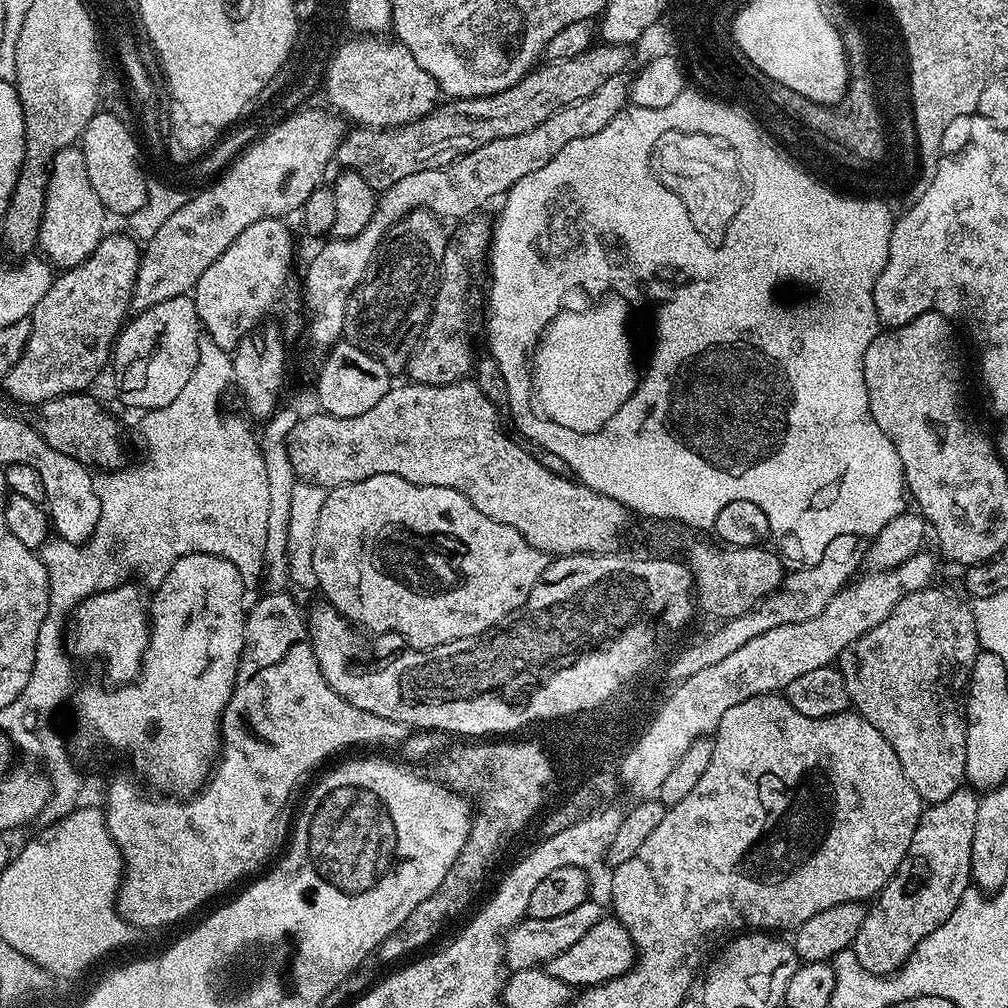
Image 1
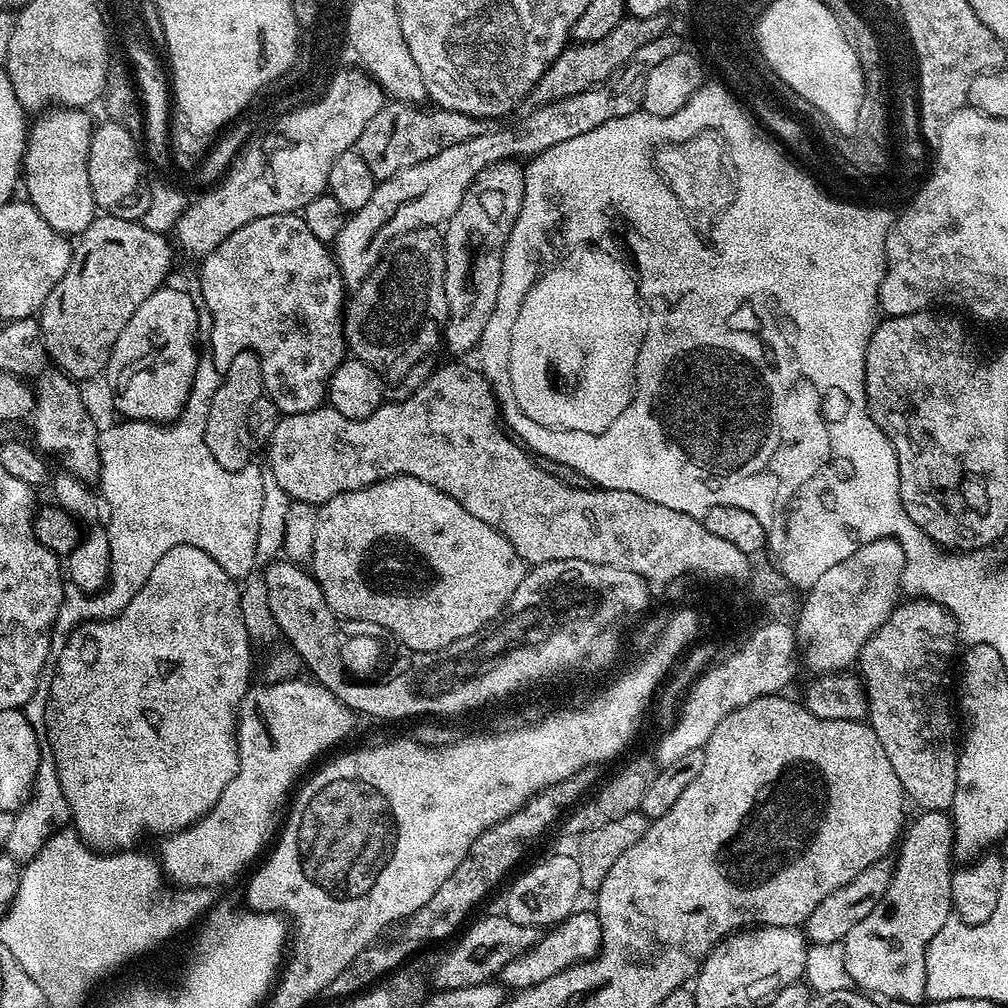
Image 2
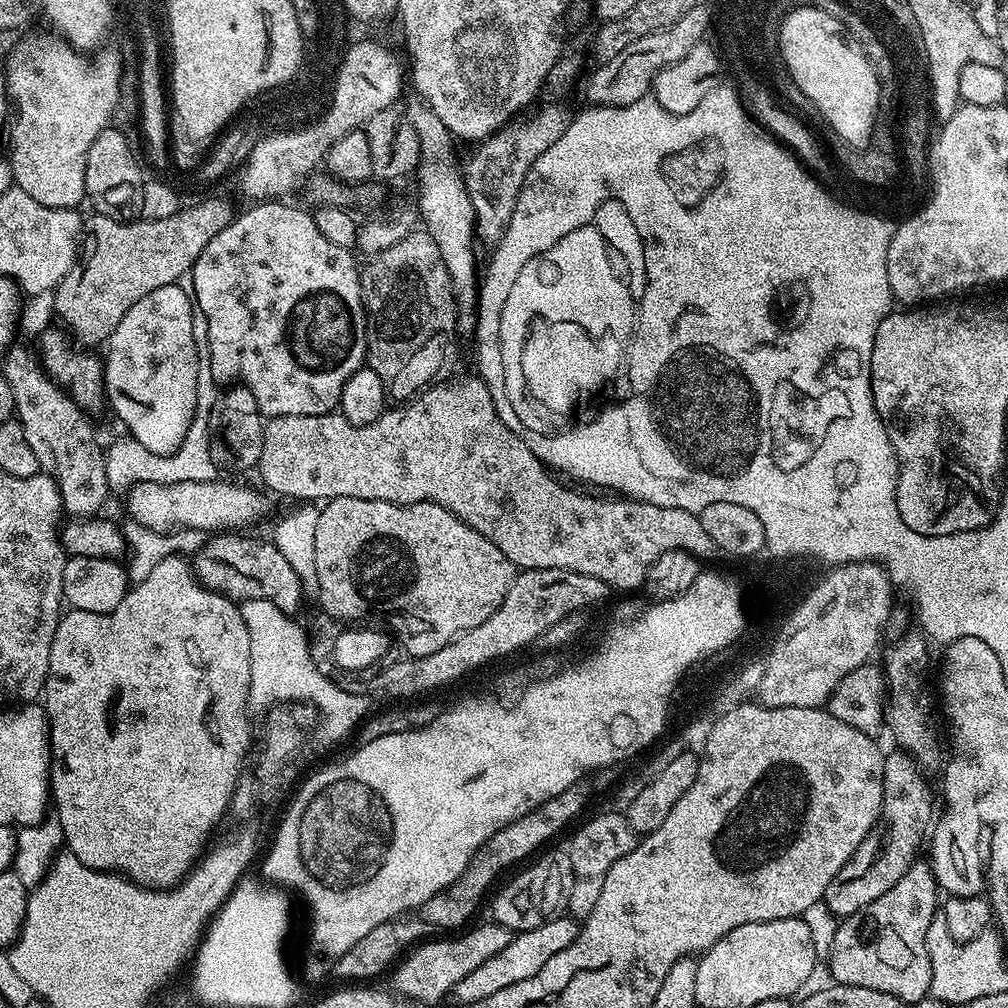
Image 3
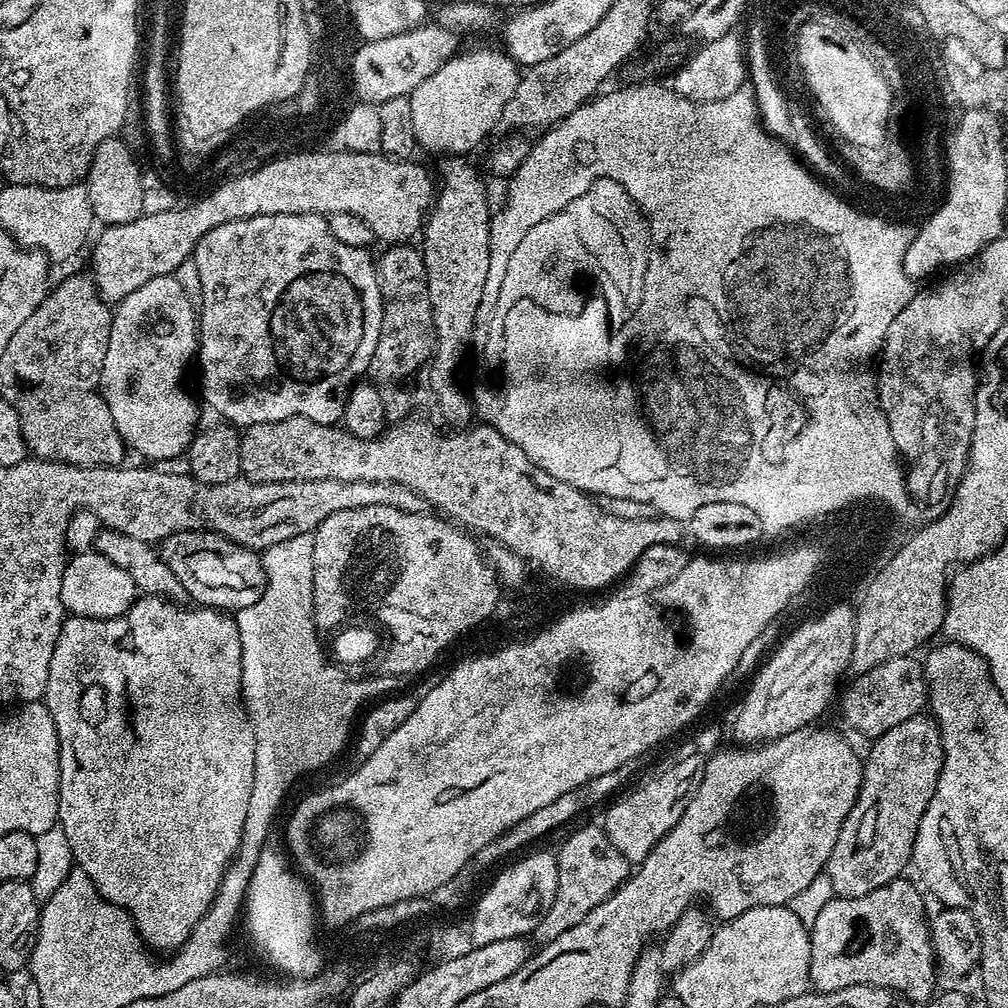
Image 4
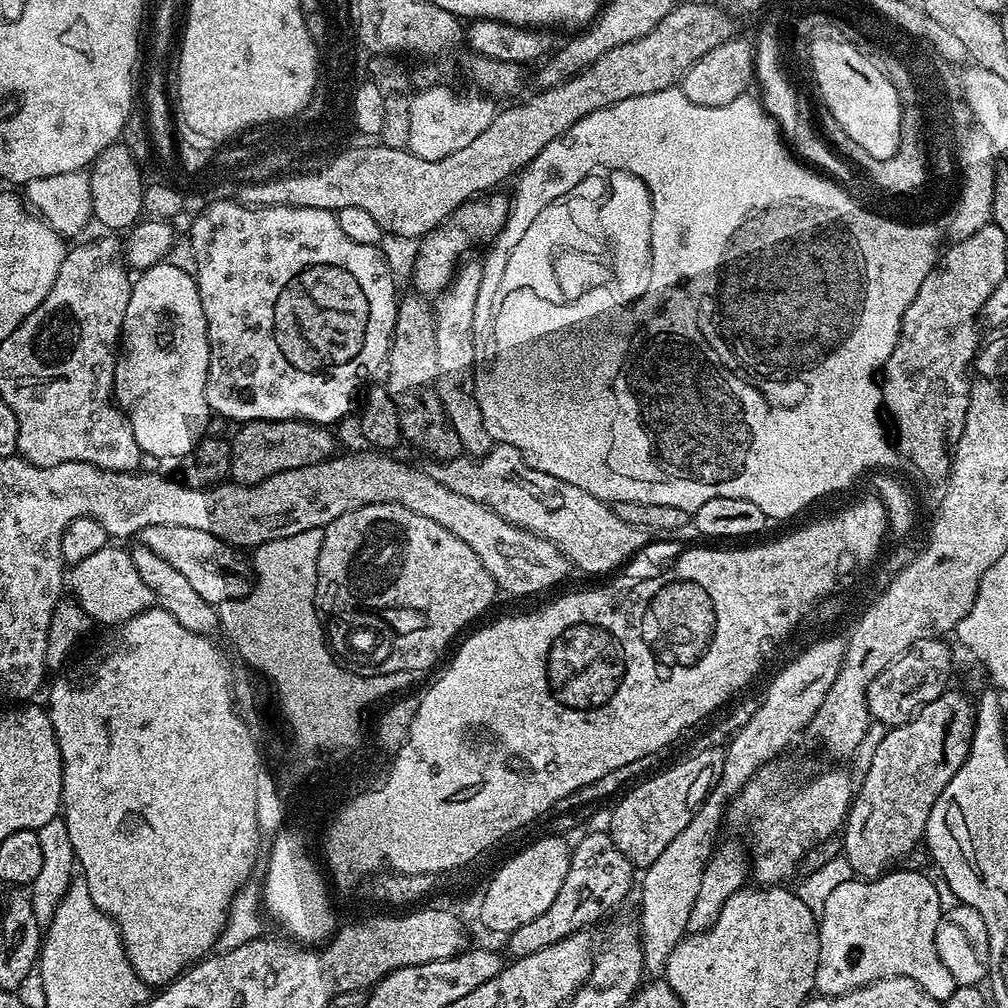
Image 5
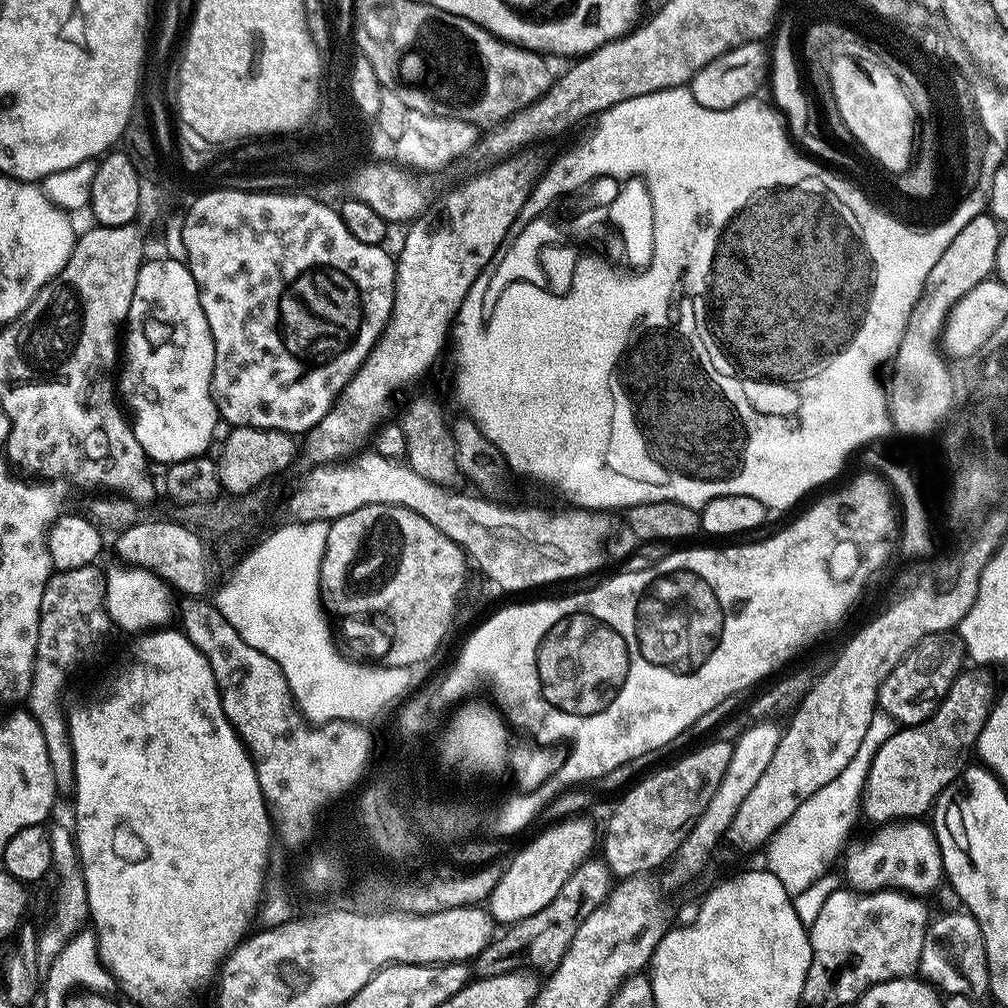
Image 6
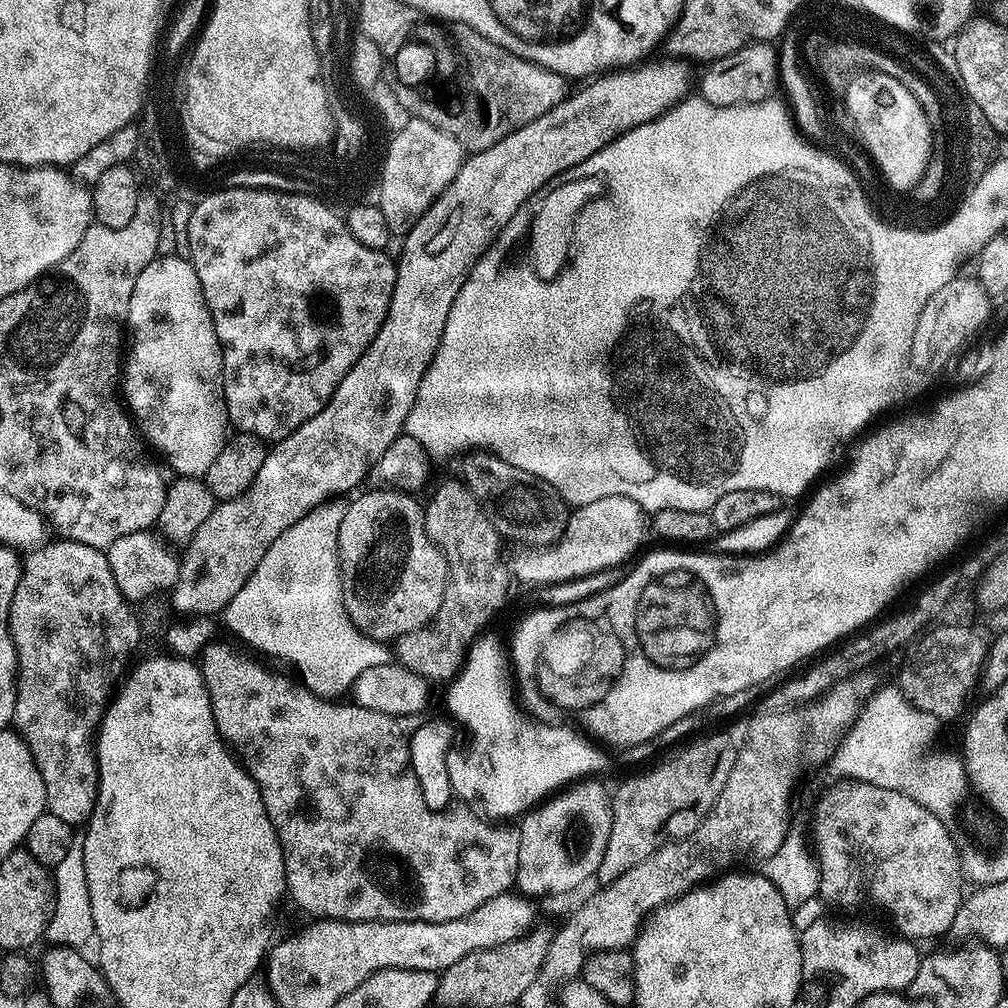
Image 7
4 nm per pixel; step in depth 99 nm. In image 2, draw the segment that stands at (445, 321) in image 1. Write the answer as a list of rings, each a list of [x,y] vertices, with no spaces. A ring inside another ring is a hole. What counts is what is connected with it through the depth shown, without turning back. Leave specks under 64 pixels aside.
[[[503,160],[497,164],[486,166],[474,178],[470,190],[462,198],[462,206],[454,210],[448,223],[443,225],[444,238],[444,281],[446,282],[446,302],[448,303],[448,320],[444,324],[442,344],[452,352],[468,352],[477,347],[482,338],[482,330],[486,330],[486,322],[490,322],[490,314],[496,312],[498,302],[498,286],[502,286],[502,262],[506,242],[514,230],[514,222],[518,222],[518,214],[522,210],[524,197],[524,168],[516,160]]]

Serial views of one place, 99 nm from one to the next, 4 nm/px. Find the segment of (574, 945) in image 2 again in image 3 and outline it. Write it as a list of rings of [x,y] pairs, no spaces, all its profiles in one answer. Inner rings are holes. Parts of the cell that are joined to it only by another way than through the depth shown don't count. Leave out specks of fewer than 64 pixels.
[[[557,914],[542,926],[534,926],[534,930],[515,933],[512,941],[502,950],[498,950],[498,954],[486,958],[482,966],[470,970],[470,974],[466,974],[466,978],[462,978],[456,984],[454,997],[456,996],[458,1003],[471,1006],[474,1002],[482,1002],[482,998],[490,998],[490,994],[496,993],[497,990],[506,990],[506,986],[514,986],[514,982],[534,978],[534,974],[538,974],[538,970],[542,970],[542,966],[546,966],[546,962],[550,962],[550,958],[554,958],[558,950],[566,950],[566,946],[574,942],[580,930],[581,925],[571,915]]]

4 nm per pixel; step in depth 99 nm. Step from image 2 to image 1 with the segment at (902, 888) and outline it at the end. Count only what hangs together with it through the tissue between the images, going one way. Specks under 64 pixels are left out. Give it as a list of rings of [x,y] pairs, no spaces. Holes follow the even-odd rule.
[[[961,786],[957,792],[950,794],[946,802],[929,804],[921,811],[920,821],[914,830],[914,838],[910,838],[910,850],[906,858],[898,866],[898,870],[890,878],[888,885],[875,897],[874,903],[864,914],[862,930],[858,930],[852,948],[856,951],[858,962],[870,974],[891,976],[910,958],[912,951],[962,902],[964,891],[972,884],[972,863],[970,862],[970,846],[974,846],[974,822],[978,818],[978,802],[980,796],[971,787]]]

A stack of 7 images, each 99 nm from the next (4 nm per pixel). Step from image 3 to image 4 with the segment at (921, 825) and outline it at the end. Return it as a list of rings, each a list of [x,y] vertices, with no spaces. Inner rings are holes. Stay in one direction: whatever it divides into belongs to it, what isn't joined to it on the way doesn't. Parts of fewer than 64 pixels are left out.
[[[914,715],[886,730],[871,741],[868,756],[866,752],[864,781],[830,861],[831,867],[836,867],[836,880],[847,895],[870,894],[870,890],[901,879],[908,859],[913,859],[918,826],[944,771],[944,741],[937,725],[931,719],[920,719]]]

